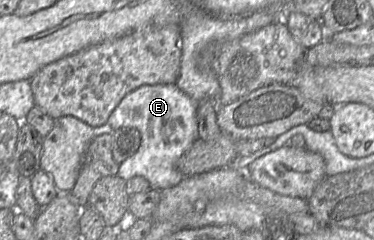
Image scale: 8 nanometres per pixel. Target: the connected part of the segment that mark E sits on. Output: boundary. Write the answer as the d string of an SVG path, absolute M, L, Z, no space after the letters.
M175 84L142 85L128 93L113 110L107 123L114 130L136 128L141 134L137 152L119 165L118 176L128 181L134 176L148 180L151 189L176 186L185 177L177 168L177 160L198 139L198 102Z

